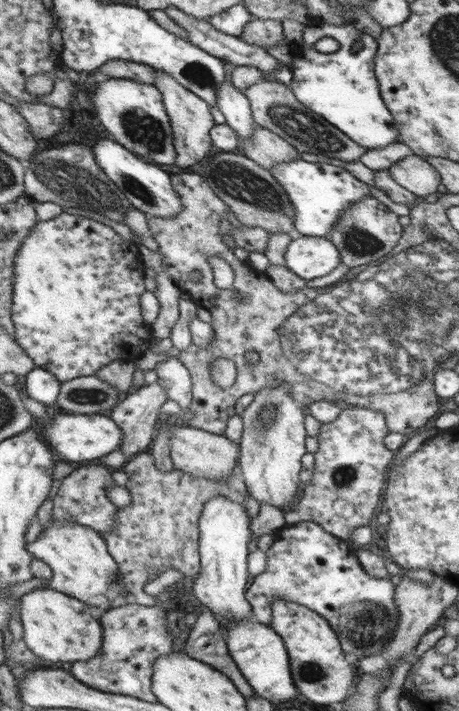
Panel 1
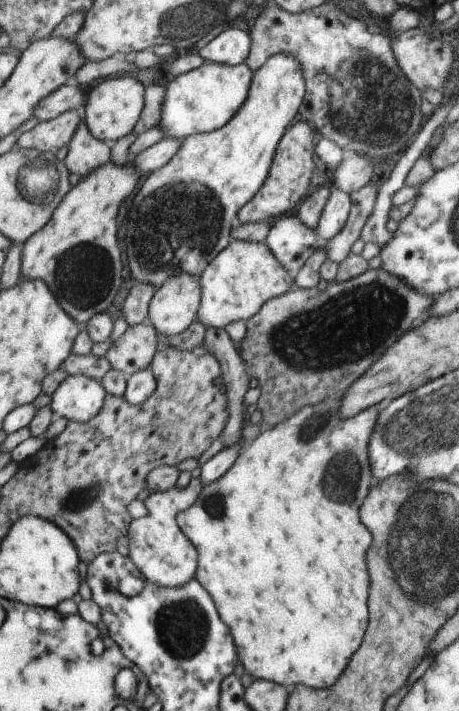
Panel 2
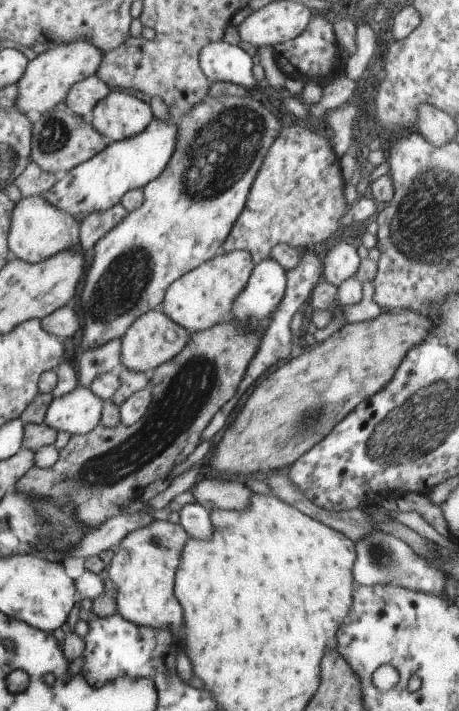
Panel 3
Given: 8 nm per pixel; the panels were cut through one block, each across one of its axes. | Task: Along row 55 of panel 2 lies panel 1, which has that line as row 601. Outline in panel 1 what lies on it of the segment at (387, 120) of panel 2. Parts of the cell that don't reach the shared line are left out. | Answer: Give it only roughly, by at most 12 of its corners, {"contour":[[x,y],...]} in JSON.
{"contour":[[286,526],[246,590],[324,617],[346,660],[384,652],[400,612],[345,539]]}

